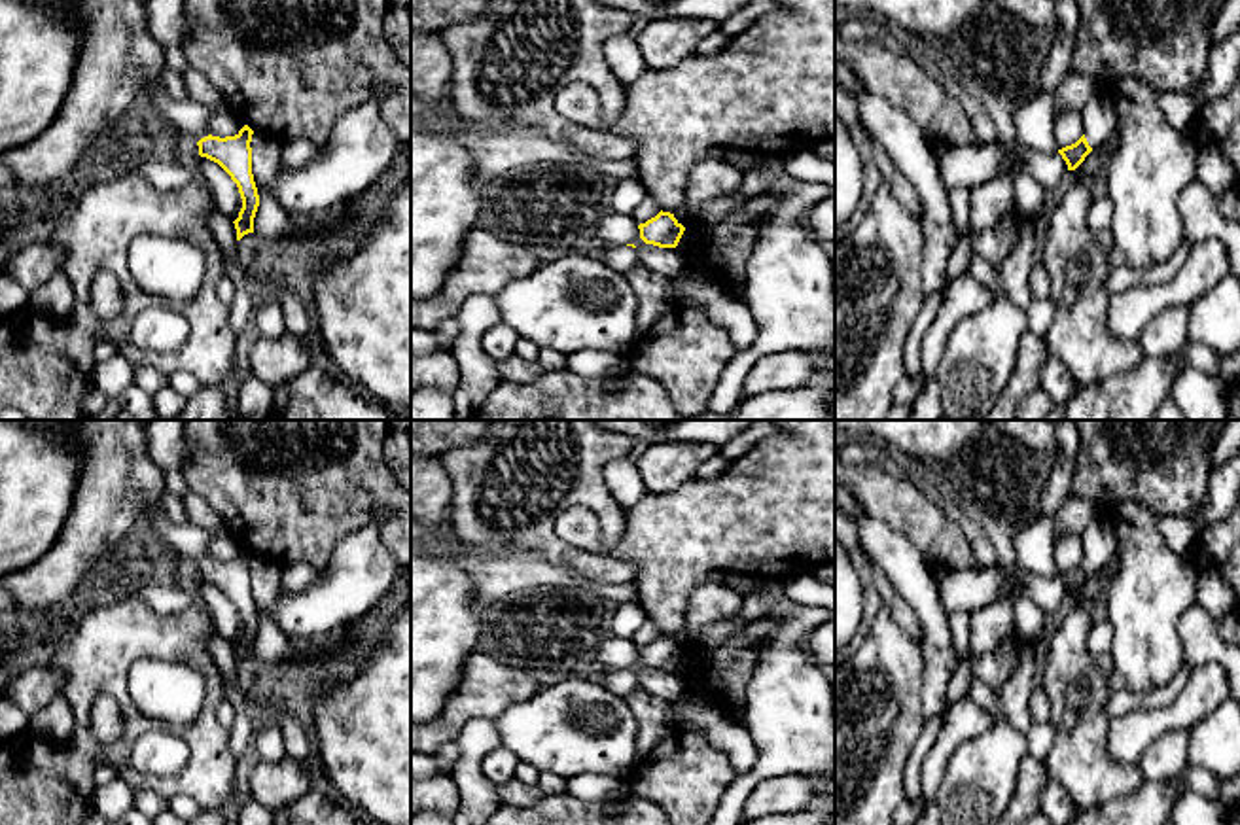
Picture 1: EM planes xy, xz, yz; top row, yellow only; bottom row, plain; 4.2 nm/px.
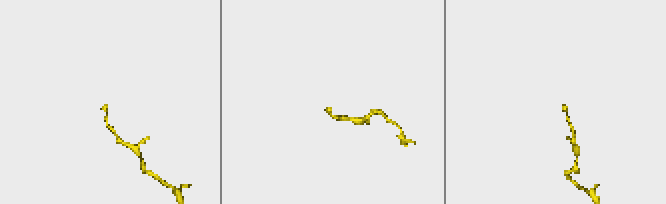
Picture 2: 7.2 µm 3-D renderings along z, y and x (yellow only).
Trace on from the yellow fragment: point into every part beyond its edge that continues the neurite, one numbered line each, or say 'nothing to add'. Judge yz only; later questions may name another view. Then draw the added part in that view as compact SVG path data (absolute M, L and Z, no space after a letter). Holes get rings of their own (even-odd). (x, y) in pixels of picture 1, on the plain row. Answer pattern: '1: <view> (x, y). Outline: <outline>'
1: yz (1098, 540). Outline: M1098 515L1081 534L1083 558L1092 573L1100 571L1117 551L1117 535L1109 517Z

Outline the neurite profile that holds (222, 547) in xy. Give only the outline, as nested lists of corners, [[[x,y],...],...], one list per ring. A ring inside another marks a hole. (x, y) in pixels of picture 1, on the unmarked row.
[[[221,532],[214,535],[214,539],[208,543],[208,558],[212,560],[235,560],[244,551],[244,547],[233,539],[227,532]]]

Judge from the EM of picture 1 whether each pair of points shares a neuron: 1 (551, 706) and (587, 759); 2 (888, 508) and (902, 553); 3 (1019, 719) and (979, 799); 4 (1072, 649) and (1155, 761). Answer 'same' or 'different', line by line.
1: same
2: different
3: different
4: different

